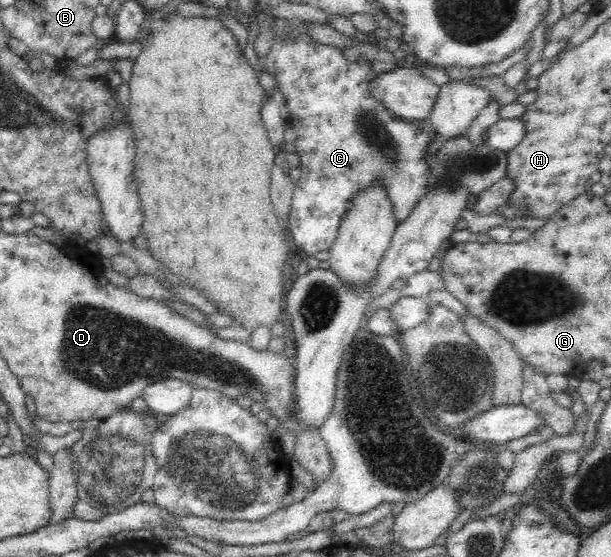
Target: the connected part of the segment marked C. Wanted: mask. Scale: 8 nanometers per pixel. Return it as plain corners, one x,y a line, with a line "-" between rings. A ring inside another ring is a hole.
277,18
274,24
275,41
262,63
267,72
275,77
277,87
285,97
290,124
297,131
292,147
299,156
298,167
302,174
293,187
287,229
304,257
321,250
328,251
333,246
341,217
350,207
350,200
359,189
366,189
371,183
383,185
389,202
393,203
395,223
398,225
403,222
432,182
432,174
424,156
428,153
427,144
435,140
435,135
434,132
415,127
409,120
393,115
373,98
368,82
379,74
372,70
371,61
361,56
349,63
337,46
319,44
309,35
296,32
296,26

